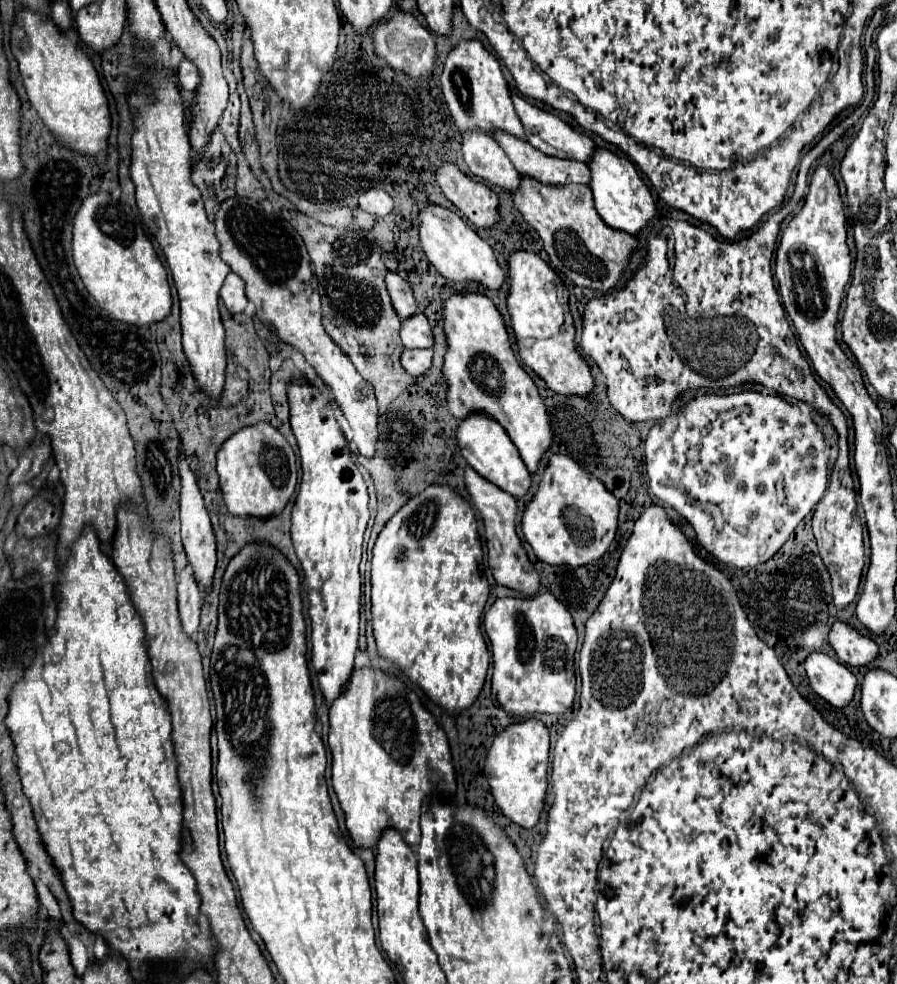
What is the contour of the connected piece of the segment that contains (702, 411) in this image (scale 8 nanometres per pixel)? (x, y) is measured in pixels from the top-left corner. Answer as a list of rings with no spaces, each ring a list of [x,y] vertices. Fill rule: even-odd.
[[[765,389],[761,393],[757,391],[741,391],[735,395],[697,395],[693,401],[689,401],[679,413],[671,413],[653,429],[649,431],[645,439],[645,469],[649,481],[650,494],[659,499],[665,505],[671,505],[677,513],[681,513],[695,529],[697,541],[703,549],[707,549],[711,555],[715,555],[725,565],[735,567],[755,567],[759,563],[769,561],[781,545],[789,539],[789,535],[795,531],[795,527],[809,515],[809,511],[819,503],[827,489],[827,447],[823,441],[823,435],[819,427],[811,421],[813,411],[807,405],[791,405],[777,393],[767,393]]]

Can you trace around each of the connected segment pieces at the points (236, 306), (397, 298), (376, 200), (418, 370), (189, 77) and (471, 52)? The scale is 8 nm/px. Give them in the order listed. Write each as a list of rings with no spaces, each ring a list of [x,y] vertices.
[[[229,273],[223,281],[223,287],[221,287],[221,299],[225,303],[225,307],[231,311],[231,313],[243,313],[243,309],[247,307],[247,297],[245,297],[245,285],[243,281],[235,275],[235,273]]]
[[[387,273],[385,281],[387,281],[387,289],[389,289],[389,295],[391,295],[391,301],[393,301],[397,315],[401,319],[413,317],[417,313],[417,303],[415,303],[409,281],[399,277],[397,273]]]
[[[373,187],[367,193],[363,193],[359,197],[359,205],[361,209],[365,209],[367,213],[373,213],[375,217],[385,217],[393,211],[393,199],[389,197],[387,191]]]
[[[405,349],[401,363],[409,375],[419,377],[431,369],[431,359],[433,359],[431,349]]]
[[[183,59],[183,61],[181,61],[177,77],[179,77],[181,87],[183,87],[185,91],[189,91],[189,93],[191,93],[191,91],[195,91],[195,89],[199,87],[199,71],[197,71],[197,69],[195,69],[195,65],[193,65],[191,61],[187,61],[187,59]]]
[[[461,41],[449,53],[443,67],[443,75],[441,75],[441,87],[443,87],[443,97],[451,111],[453,123],[461,133],[479,129],[493,137],[495,131],[501,131],[527,141],[525,129],[513,107],[511,91],[503,77],[501,63],[479,41]]]

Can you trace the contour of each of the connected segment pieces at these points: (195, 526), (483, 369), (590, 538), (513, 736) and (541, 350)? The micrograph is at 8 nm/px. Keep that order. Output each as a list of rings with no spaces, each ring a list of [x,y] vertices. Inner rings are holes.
[[[183,451],[179,453],[179,475],[181,475],[181,499],[179,499],[179,507],[181,507],[181,537],[183,537],[185,553],[187,553],[189,565],[193,567],[197,583],[205,591],[209,591],[211,577],[213,577],[213,571],[215,571],[215,561],[217,561],[215,559],[215,533],[213,533],[213,527],[211,527],[211,519],[209,519],[207,507],[205,507],[203,497],[199,493],[195,473],[189,469]]]
[[[479,293],[457,295],[457,297],[447,299],[445,301],[445,335],[447,335],[449,347],[445,353],[443,373],[445,373],[447,385],[449,385],[449,391],[447,391],[449,411],[459,421],[467,419],[467,415],[471,415],[471,413],[485,413],[491,419],[495,419],[507,431],[513,445],[519,449],[519,455],[525,461],[529,473],[537,473],[539,461],[553,445],[553,431],[549,425],[549,415],[547,415],[547,409],[543,405],[543,399],[541,399],[535,383],[523,371],[517,357],[513,355],[503,317],[497,311],[497,307],[493,305],[493,301],[487,299],[485,295],[479,295]]]
[[[551,455],[539,489],[523,513],[521,531],[539,561],[577,569],[601,559],[617,531],[619,503],[605,485],[567,455]]]
[[[527,719],[521,723],[509,725],[499,733],[489,749],[485,773],[491,785],[495,803],[513,823],[533,829],[539,823],[539,817],[545,809],[547,797],[547,769],[549,769],[549,731],[539,719]]]
[[[517,251],[509,259],[511,289],[507,297],[509,315],[517,335],[517,347],[523,363],[531,367],[549,389],[559,395],[589,397],[595,389],[591,367],[575,345],[575,323],[569,313],[567,289],[559,275],[535,253]]]

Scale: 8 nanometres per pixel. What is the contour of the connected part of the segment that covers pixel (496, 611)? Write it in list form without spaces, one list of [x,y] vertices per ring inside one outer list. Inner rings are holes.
[[[541,593],[531,599],[497,599],[483,617],[485,633],[491,641],[493,653],[493,675],[491,675],[491,697],[509,715],[529,717],[535,713],[563,713],[573,707],[575,699],[575,649],[577,631],[567,607],[557,601],[551,593]]]

